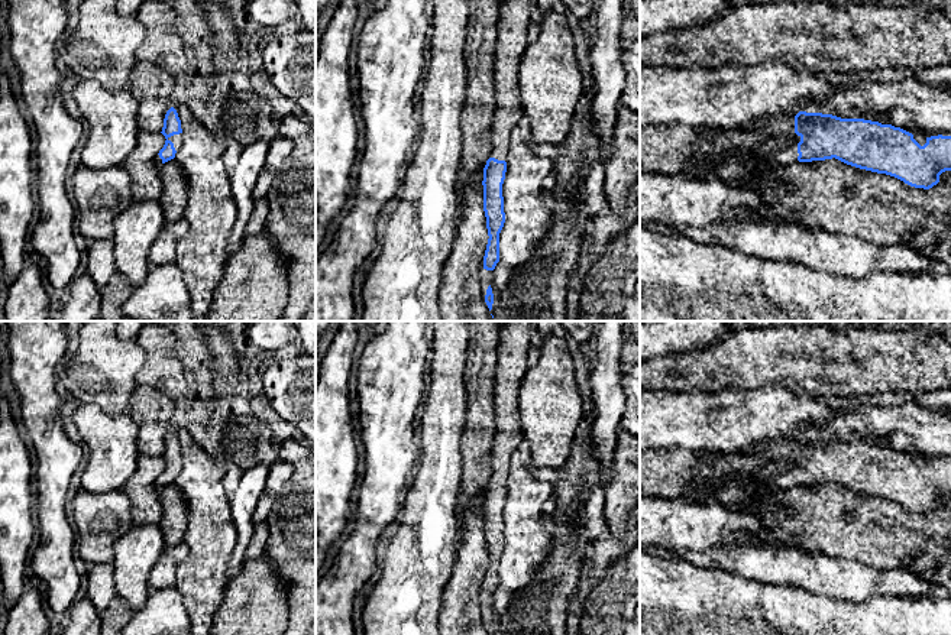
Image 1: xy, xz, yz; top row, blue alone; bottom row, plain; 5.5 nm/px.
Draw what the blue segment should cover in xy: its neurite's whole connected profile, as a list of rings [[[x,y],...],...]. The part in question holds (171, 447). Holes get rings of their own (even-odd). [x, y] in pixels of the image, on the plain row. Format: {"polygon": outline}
{"polygon": [[[171,431],[165,438],[164,451],[161,457],[165,460],[166,464],[158,479],[162,483],[162,487],[165,487],[175,482],[177,474],[182,469],[181,444],[174,431]]]}

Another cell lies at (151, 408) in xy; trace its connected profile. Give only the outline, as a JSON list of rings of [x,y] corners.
[[[145,385],[133,389],[126,414],[138,427],[139,454],[162,456],[174,412],[175,404],[162,389]]]

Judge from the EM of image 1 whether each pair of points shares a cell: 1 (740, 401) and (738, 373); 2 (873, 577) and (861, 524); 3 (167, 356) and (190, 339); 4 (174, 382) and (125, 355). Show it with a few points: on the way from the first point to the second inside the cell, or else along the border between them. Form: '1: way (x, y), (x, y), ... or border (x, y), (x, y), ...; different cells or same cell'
1: border (773, 385), (762, 388), (724, 388), (707, 392); different cells
2: border (838, 556), (875, 567), (903, 569); different cells
3: border (175, 336), (175, 355), (187, 381); different cells
4: border (135, 340), (145, 353), (136, 382); different cells

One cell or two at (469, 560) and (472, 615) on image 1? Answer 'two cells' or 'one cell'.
one cell

